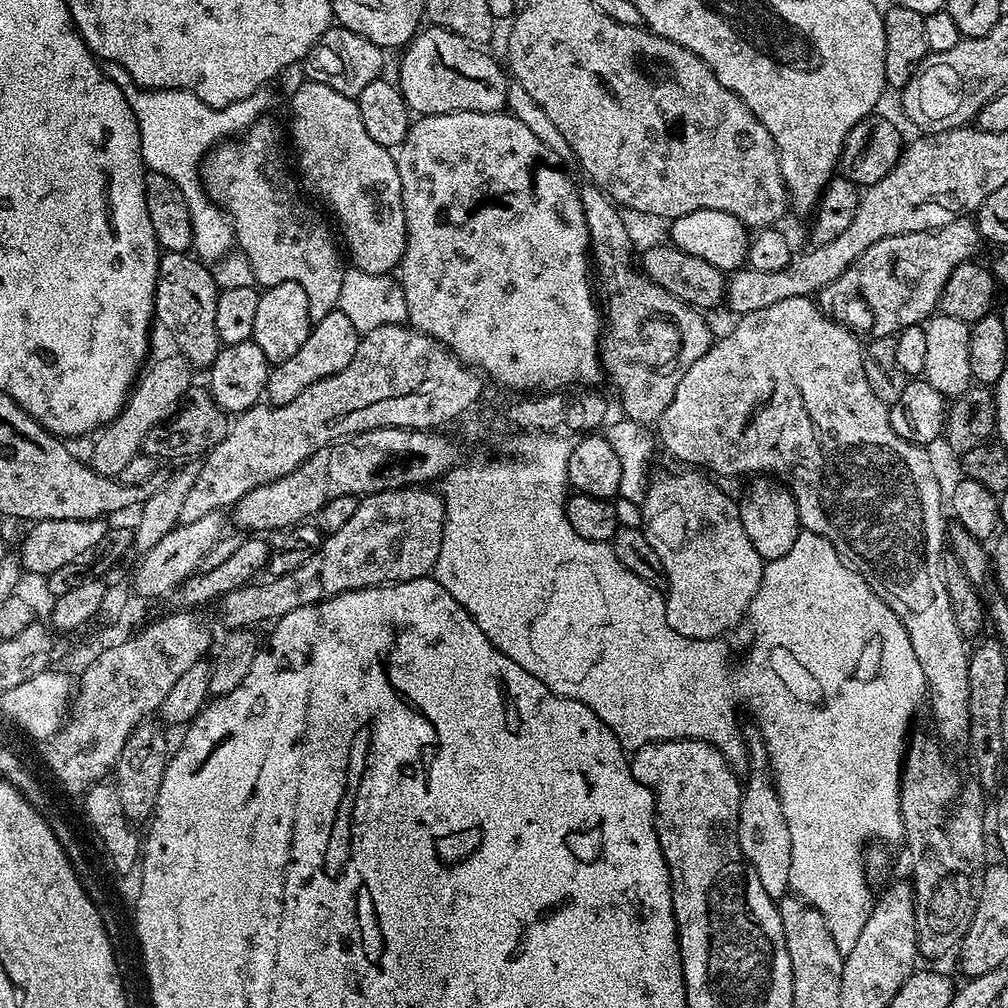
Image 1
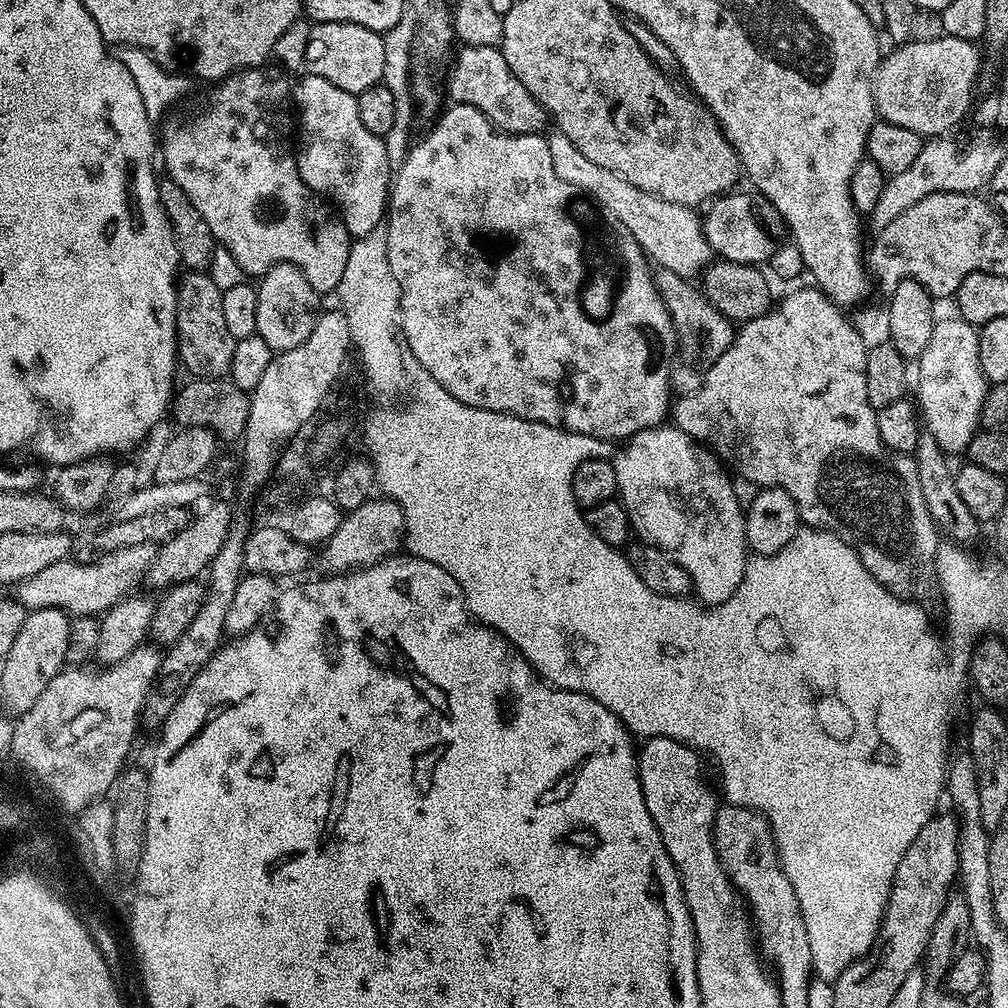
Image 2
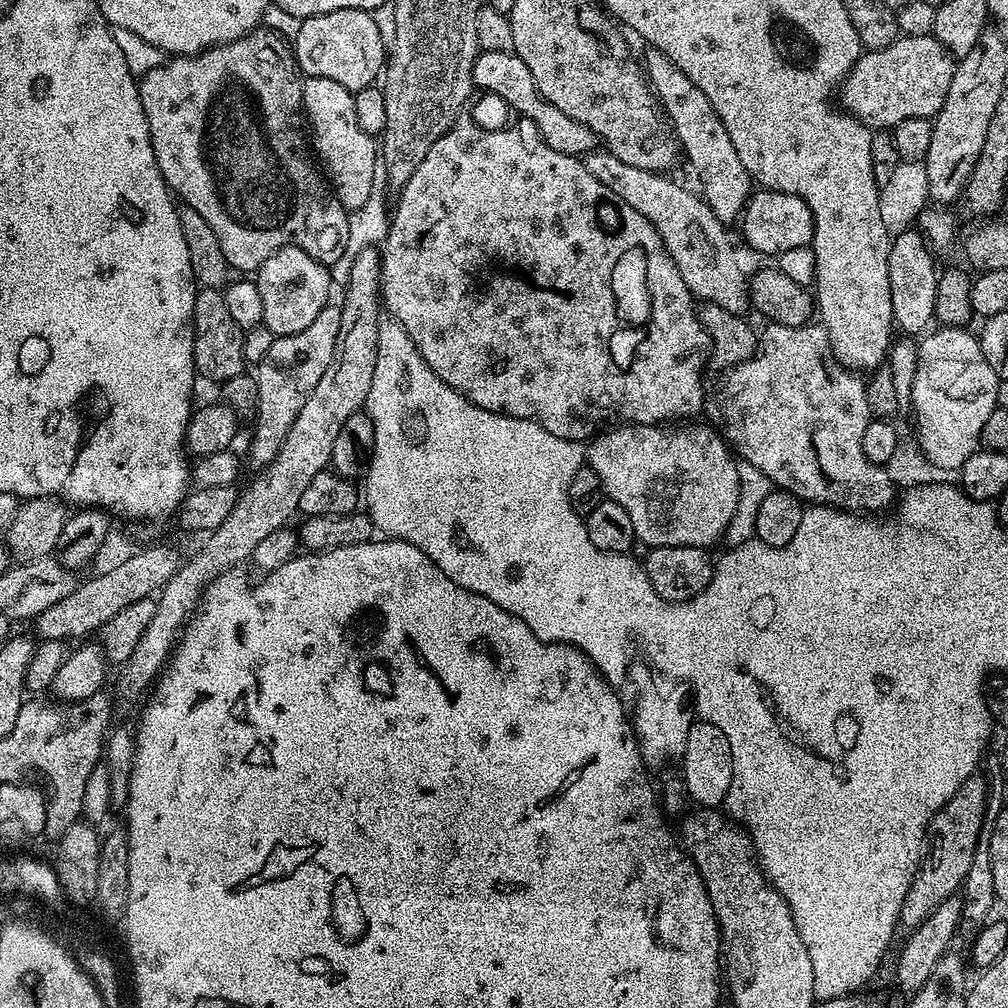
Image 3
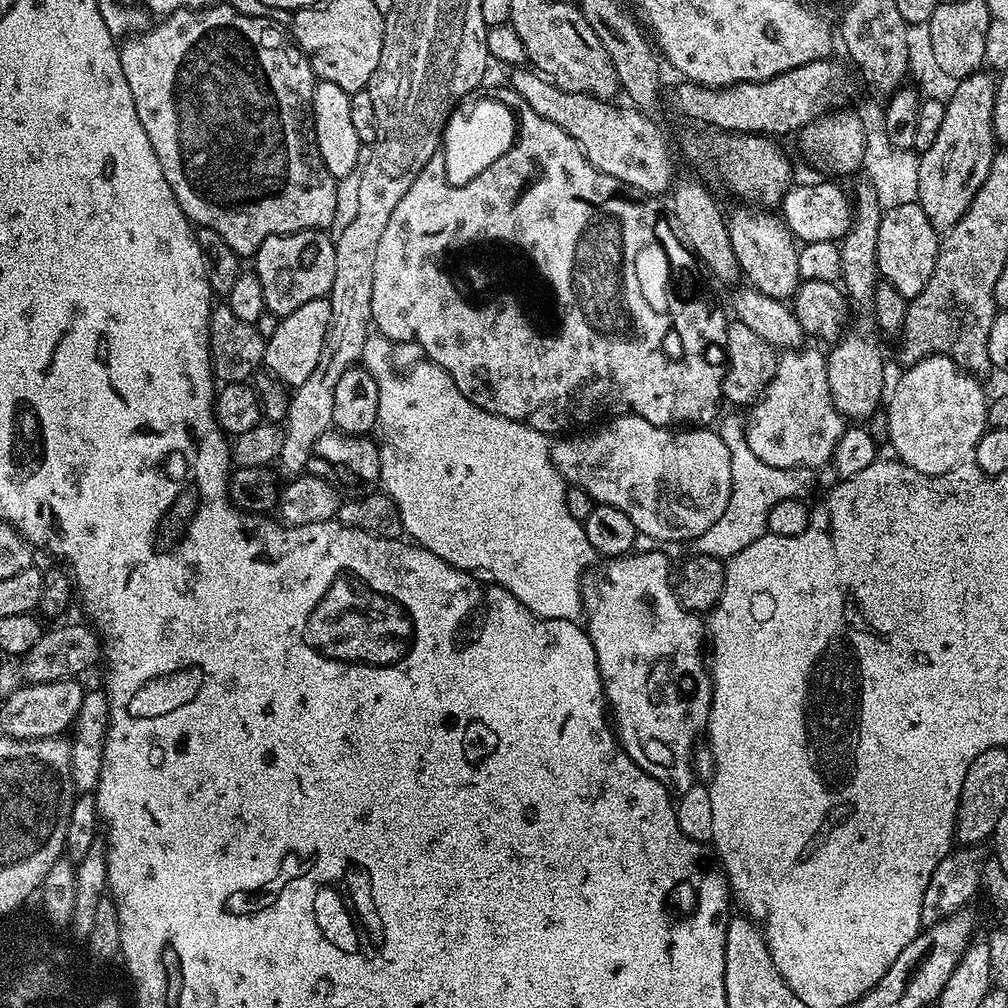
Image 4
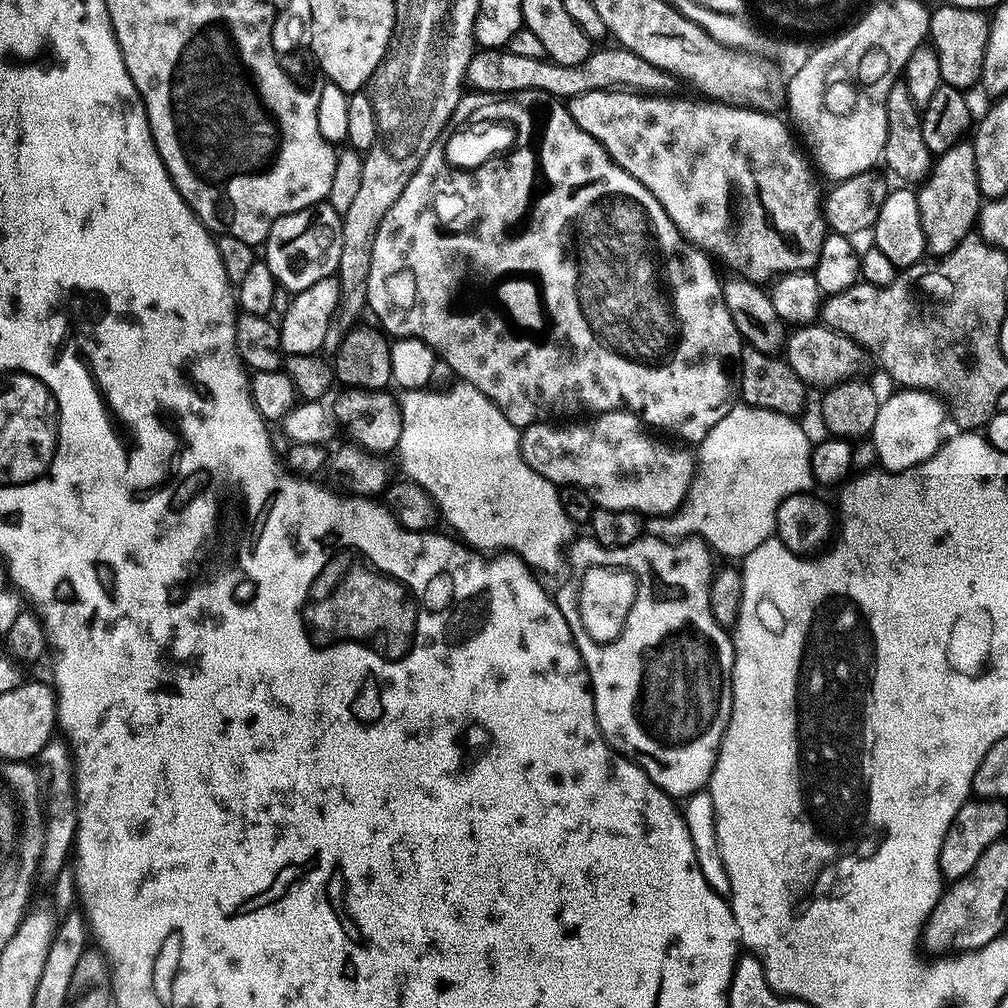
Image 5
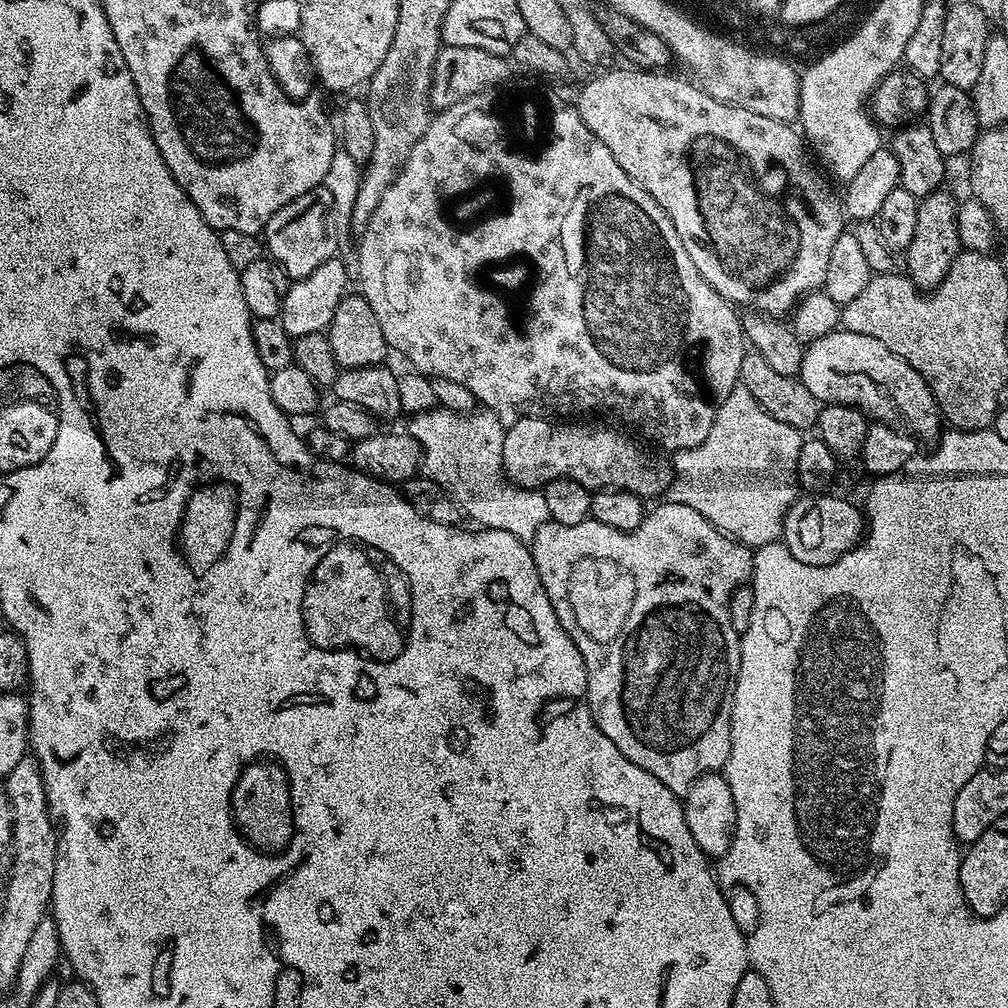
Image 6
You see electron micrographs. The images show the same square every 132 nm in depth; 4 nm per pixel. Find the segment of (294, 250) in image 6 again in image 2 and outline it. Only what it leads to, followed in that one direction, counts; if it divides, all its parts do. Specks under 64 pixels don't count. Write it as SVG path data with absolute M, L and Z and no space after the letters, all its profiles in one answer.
M276 264L259 277L258 287L258 326L256 335L270 346L273 353L294 350L294 346L302 346L306 338L310 338L310 330L314 330L321 297L310 286L306 274L294 264Z

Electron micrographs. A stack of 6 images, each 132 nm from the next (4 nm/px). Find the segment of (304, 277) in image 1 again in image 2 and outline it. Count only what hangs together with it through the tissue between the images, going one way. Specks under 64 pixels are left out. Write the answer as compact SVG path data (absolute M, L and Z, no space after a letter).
M241 70L231 76L226 80L221 80L219 83L215 85L216 88L212 92L212 101L209 102L208 105L205 106L204 112L200 112L197 114L193 120L184 120L181 124L172 124L168 129L165 130L164 136L162 132L162 156L164 152L164 160L168 163L168 172L166 172L167 179L173 180L174 182L178 182L178 186L182 186L182 191L186 193L186 198L190 198L190 202L194 202L194 207L197 208L198 214L202 214L202 218L206 218L206 226L210 226L210 230L214 234L214 238L216 239L217 245L221 249L224 248L226 251L232 255L232 260L237 264L238 267L241 268L242 271L245 272L248 276L253 276L253 278L259 278L264 275L268 269L273 268L276 264L294 264L297 268L301 268L303 272L306 274L306 278L310 282L310 286L314 286L314 290L318 294L325 294L324 292L328 292L328 294L335 293L336 287L338 286L338 282L342 282L344 279L342 278L342 270L346 270L346 262L348 261L348 256L352 253L353 241L350 239L348 231L346 230L346 226L344 225L344 221L340 219L339 215L334 214L333 209L329 207L327 203L317 193L314 193L310 190L310 186L306 186L306 182L302 182L302 178L300 177L299 170L296 169L296 157L297 153L294 151L294 144L292 148L292 136L294 140L294 128L288 125L288 108L284 103L289 103L290 100L290 80L288 84L288 80L283 71L277 70L278 72L264 72L265 70Z

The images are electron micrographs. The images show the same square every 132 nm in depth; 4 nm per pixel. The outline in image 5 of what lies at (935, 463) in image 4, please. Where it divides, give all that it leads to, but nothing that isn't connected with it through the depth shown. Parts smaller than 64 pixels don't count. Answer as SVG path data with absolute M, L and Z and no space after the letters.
M918 388L896 390L893 396L884 396L880 401L878 418L870 433L870 443L876 451L879 467L890 472L901 472L930 459L946 440L944 432L946 404L935 392Z

